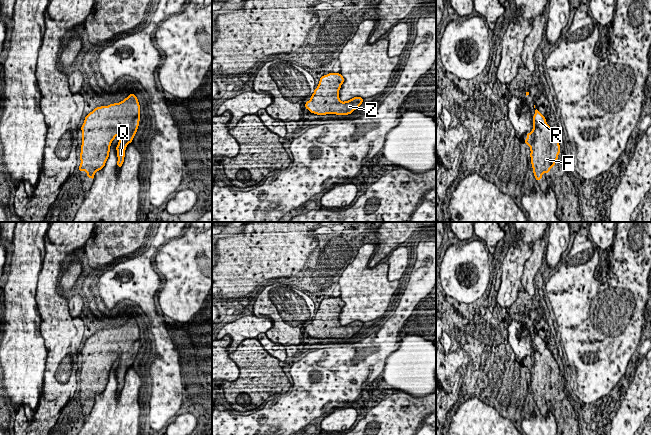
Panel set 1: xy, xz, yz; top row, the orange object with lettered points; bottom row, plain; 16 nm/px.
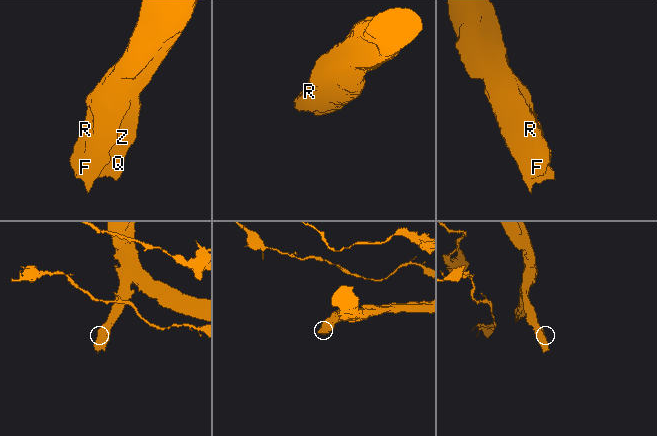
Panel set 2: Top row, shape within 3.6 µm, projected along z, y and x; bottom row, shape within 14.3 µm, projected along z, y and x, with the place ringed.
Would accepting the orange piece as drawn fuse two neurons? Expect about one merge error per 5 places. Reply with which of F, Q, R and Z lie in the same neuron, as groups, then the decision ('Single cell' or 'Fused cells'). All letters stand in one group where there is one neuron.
Groups: F Q R Z. Single cell

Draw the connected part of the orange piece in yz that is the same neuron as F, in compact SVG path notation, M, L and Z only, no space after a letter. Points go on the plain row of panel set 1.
M535 331L533 340L533 354L527 357L525 368L530 371L531 388L537 405L540 405L544 396L549 397L555 390L560 377L559 365L547 348L544 339Z

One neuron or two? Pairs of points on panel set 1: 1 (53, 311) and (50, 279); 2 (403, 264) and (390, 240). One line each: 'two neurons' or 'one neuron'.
1: one neuron
2: two neurons

